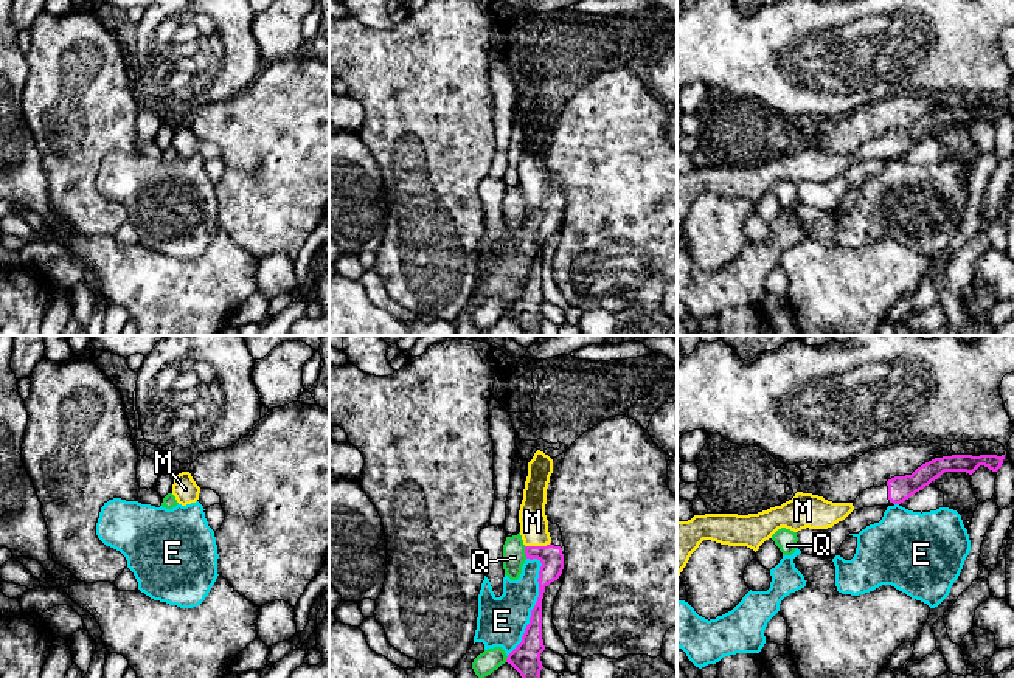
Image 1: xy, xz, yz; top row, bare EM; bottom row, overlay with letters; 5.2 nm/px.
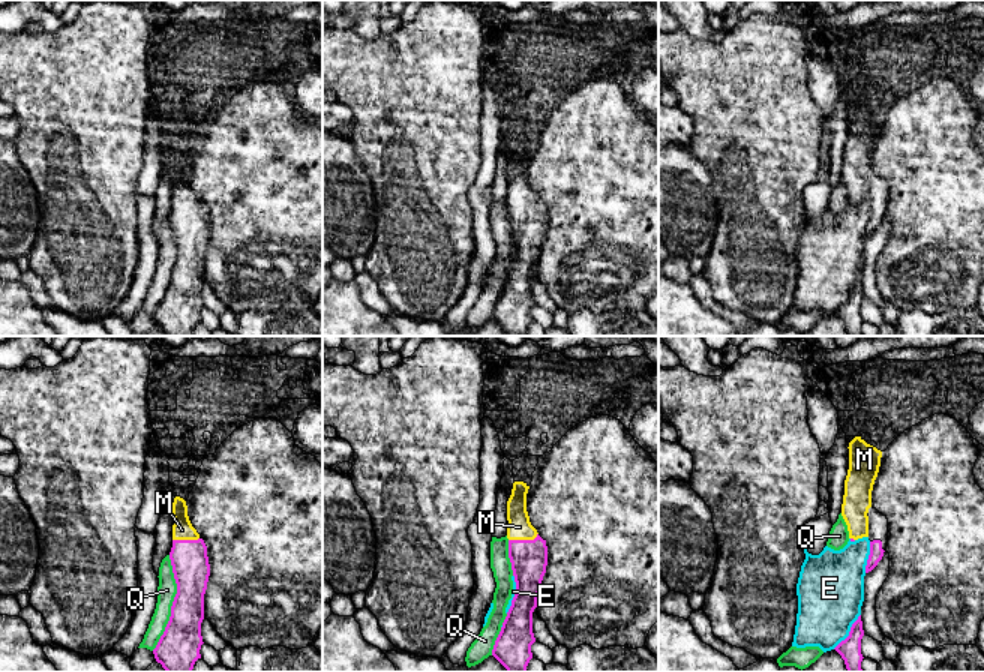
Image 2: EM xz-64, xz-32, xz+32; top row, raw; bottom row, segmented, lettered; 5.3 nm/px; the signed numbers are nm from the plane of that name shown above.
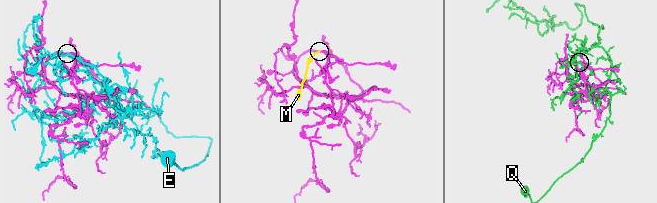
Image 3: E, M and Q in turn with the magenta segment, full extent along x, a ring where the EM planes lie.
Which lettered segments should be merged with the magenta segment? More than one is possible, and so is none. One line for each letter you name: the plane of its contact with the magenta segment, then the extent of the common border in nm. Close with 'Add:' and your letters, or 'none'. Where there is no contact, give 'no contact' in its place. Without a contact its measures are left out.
M: meets magenta in xz; contact 140 nm long
Add: M

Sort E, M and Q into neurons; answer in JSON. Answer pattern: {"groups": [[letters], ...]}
{"groups": [["E"], ["M"], ["Q"]]}

